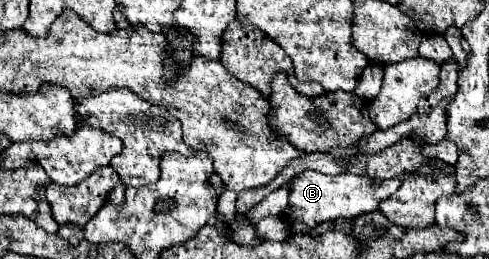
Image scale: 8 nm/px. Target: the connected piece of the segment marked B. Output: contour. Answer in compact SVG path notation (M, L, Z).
M304 171L296 175L290 181L290 197L288 197L288 209L290 209L290 229L292 233L304 233L312 231L324 221L332 219L354 219L356 215L370 213L378 209L378 203L384 197L390 197L400 187L400 179L384 181L384 183L372 183L368 177L342 173L342 175L324 175L316 171Z

